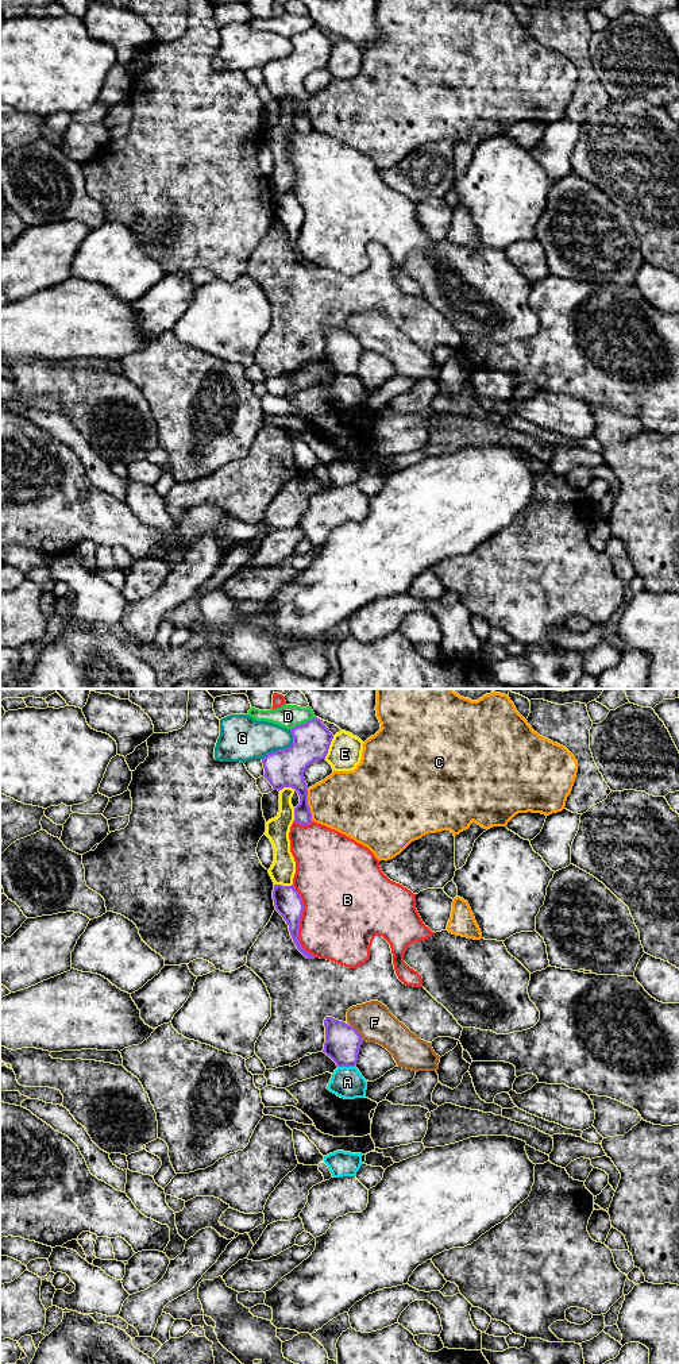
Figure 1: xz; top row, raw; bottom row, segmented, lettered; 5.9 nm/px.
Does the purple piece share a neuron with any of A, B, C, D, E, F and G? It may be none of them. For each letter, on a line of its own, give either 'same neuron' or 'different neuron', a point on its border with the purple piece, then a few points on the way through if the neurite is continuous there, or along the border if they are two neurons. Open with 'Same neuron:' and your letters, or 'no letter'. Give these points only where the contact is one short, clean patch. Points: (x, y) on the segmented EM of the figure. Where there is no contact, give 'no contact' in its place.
Same neuron: no letter
A: different neuron; meets purple in xz at (346, 1066); border along xz (338, 1066), (354, 1067)
B: different neuron; meets purple in xz at (299, 923)
C: different neuron; meets purple in xz at (308, 805)
D: different neuron; meets purple in xz at (303, 724)
E: different neuron; meets purple in xz at (328, 747)
F: different neuron; meets purple in xz at (357, 1032)
G: different neuron; meets purple in xz at (285, 748)

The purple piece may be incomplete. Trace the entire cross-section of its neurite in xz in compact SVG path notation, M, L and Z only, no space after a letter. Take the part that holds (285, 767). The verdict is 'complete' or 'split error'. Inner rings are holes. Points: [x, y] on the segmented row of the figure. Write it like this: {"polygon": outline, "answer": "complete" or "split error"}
{"polygon": "M317 717L292 728L290 732L293 743L289 748L277 750L262 759L263 777L274 790L292 787L298 793L300 804L294 808L294 821L309 825L312 813L304 772L310 763L325 759L333 735Z", "answer": "complete"}

